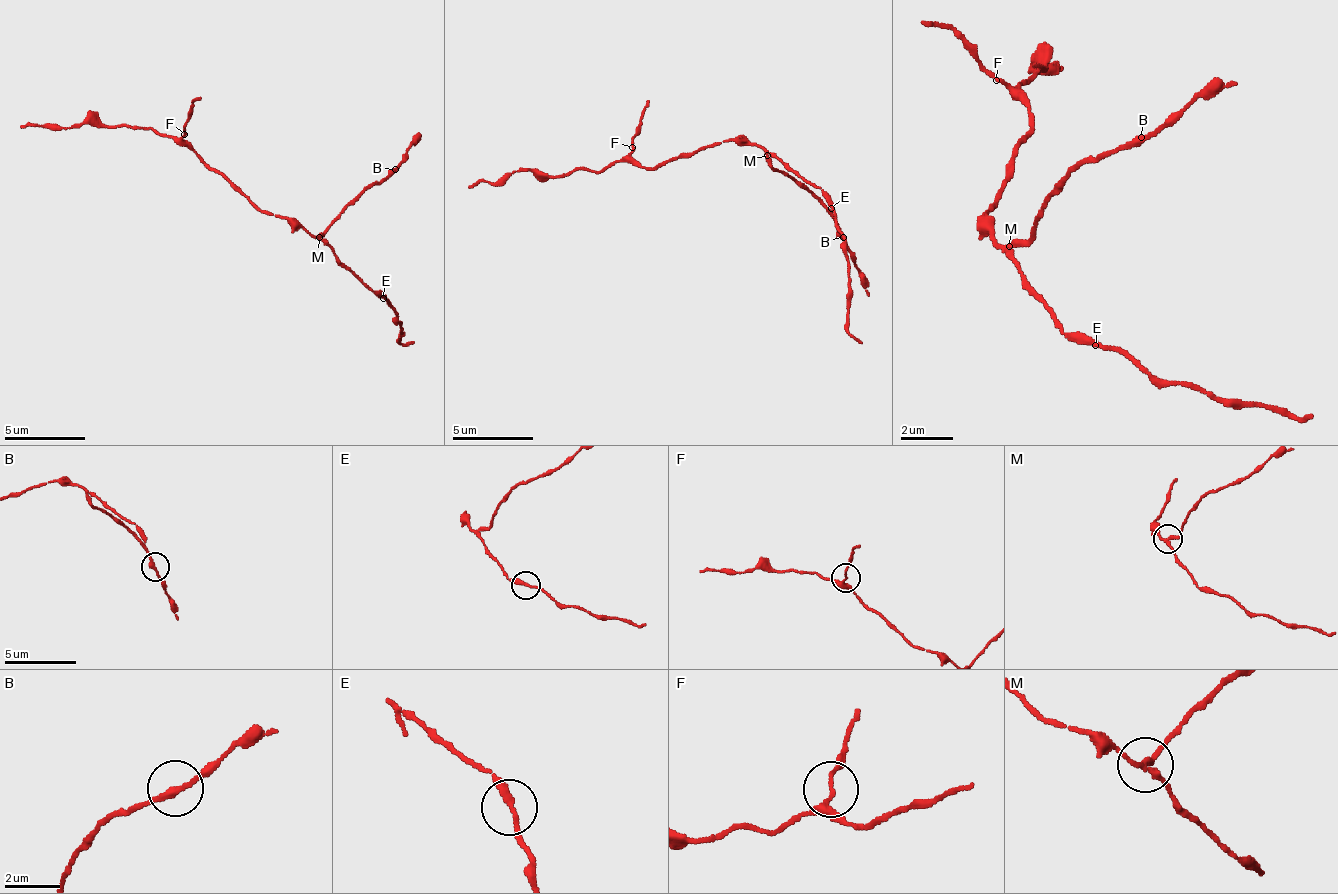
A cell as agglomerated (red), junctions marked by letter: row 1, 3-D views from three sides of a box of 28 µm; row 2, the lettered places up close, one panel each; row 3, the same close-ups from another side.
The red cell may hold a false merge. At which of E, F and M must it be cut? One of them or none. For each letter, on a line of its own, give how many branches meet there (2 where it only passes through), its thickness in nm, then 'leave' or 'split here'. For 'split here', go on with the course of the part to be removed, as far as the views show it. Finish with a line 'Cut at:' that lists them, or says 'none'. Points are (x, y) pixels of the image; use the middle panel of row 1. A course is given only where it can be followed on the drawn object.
E: 2 branches meet; 240 nm thick; leave
F: 3 branches meet; 150 nm thick; leave
M: 3 branches meet; 200 nm thick; split here; foreign part runs (766, 156), (819, 200), (867, 297)
Cut at: M

